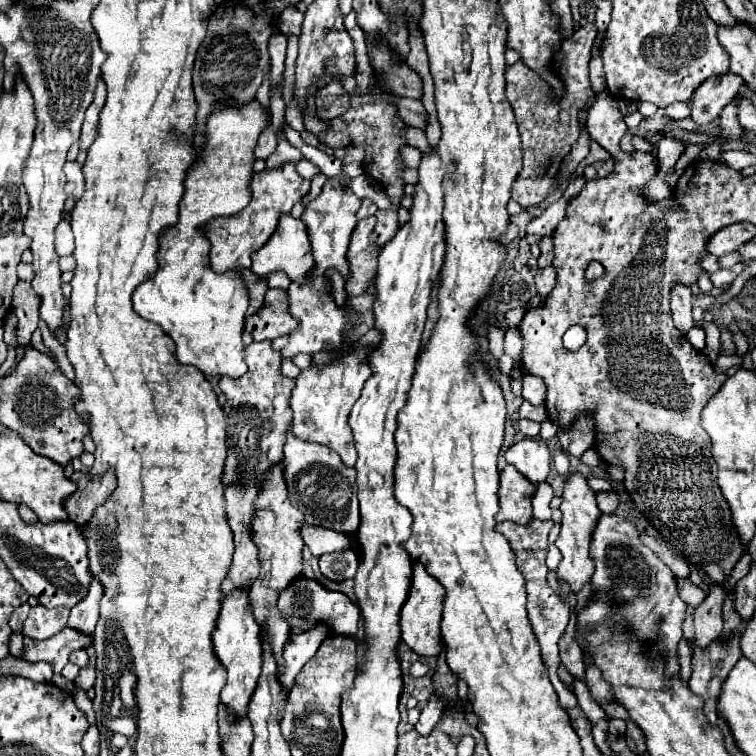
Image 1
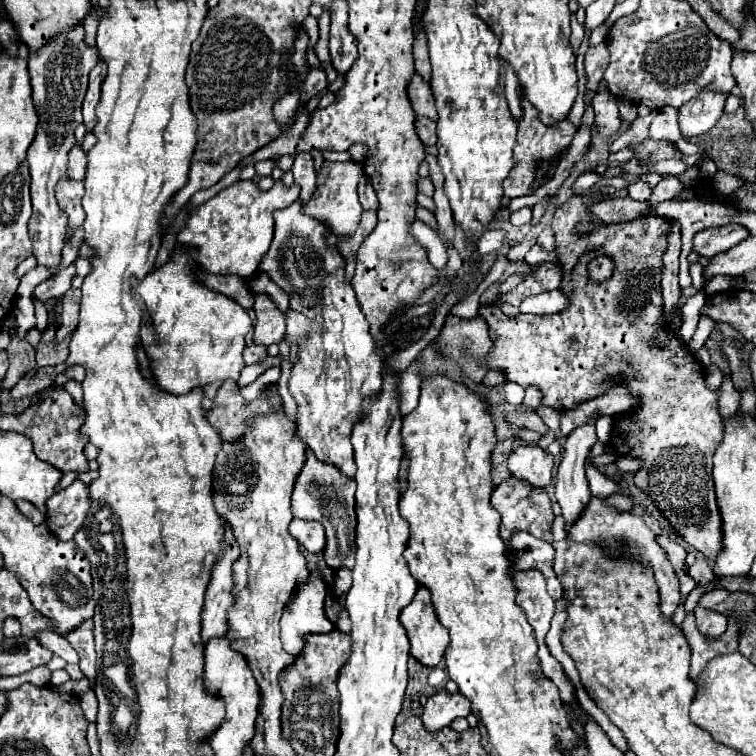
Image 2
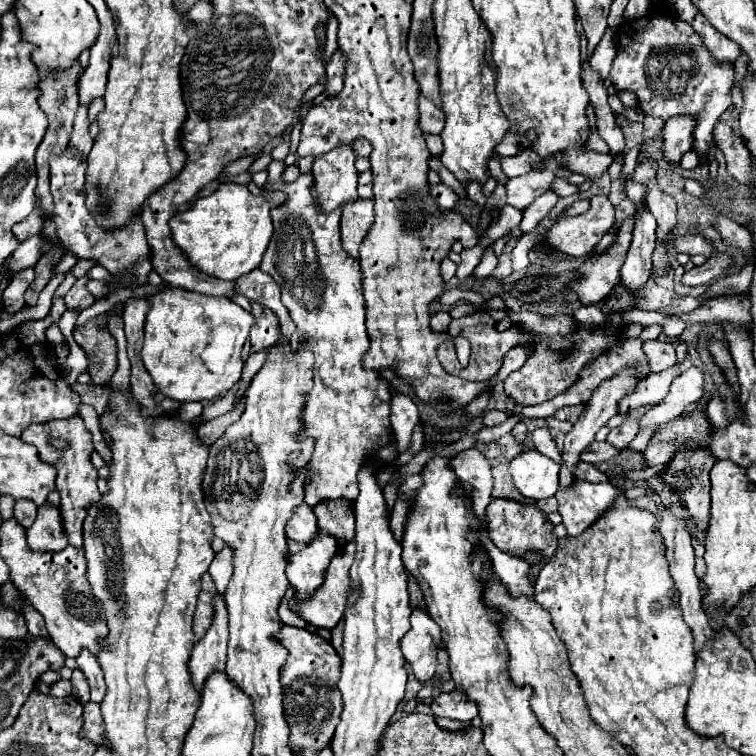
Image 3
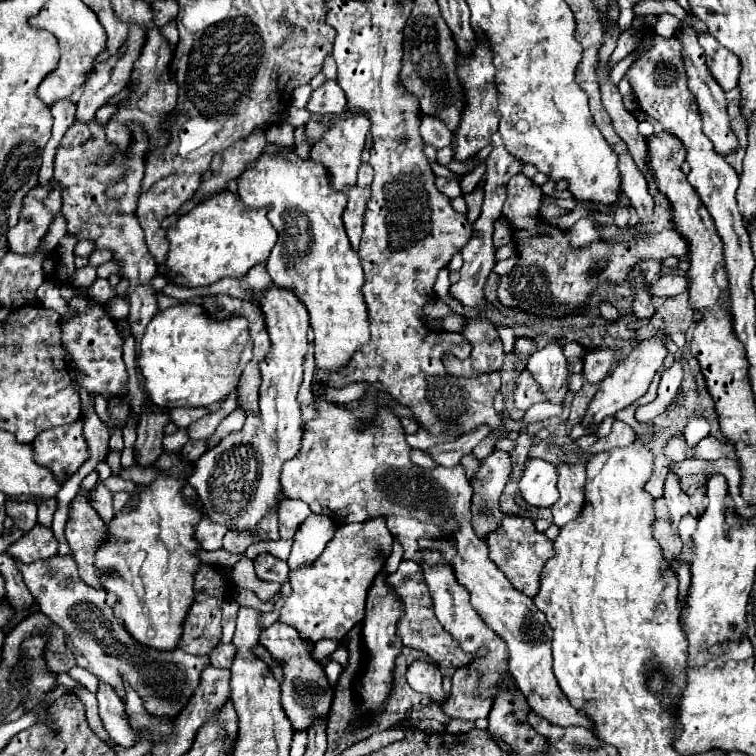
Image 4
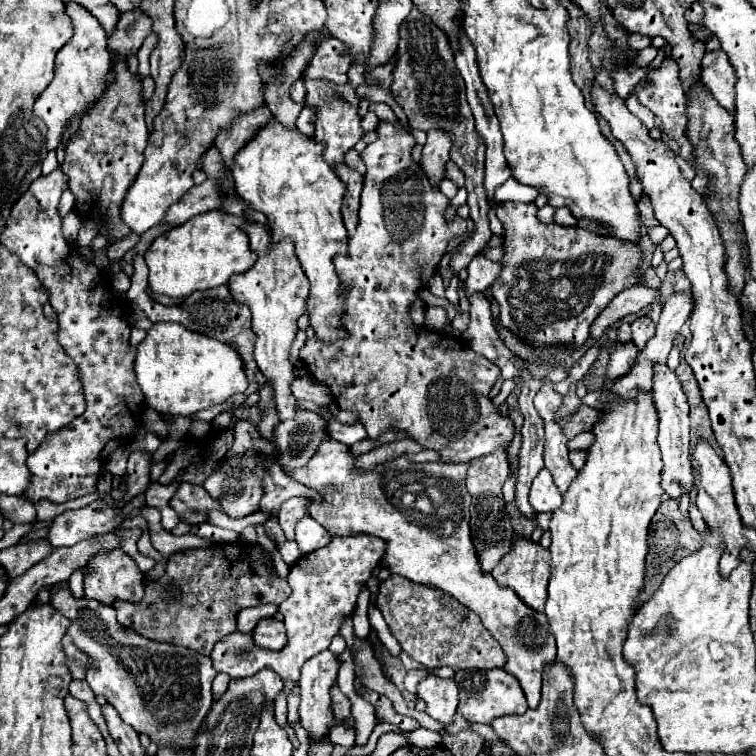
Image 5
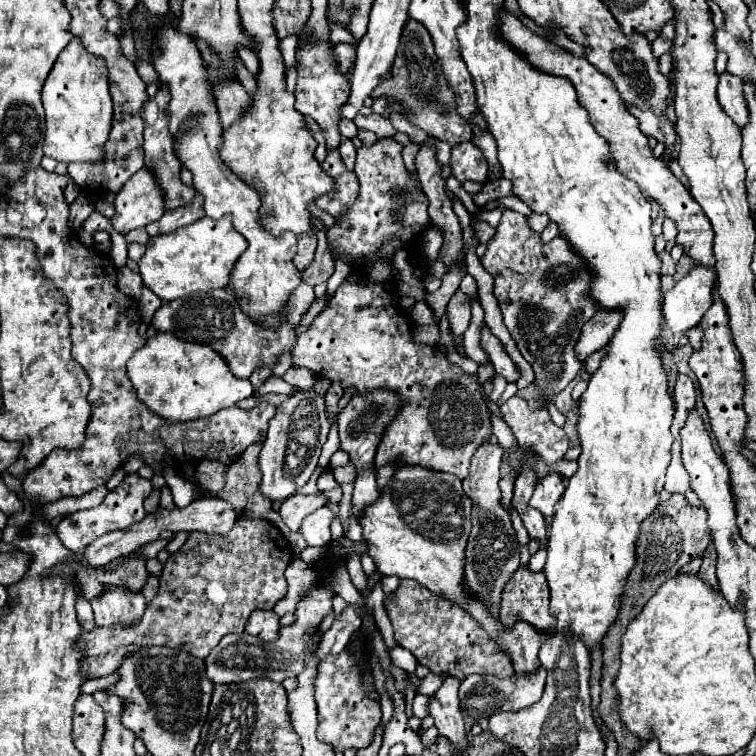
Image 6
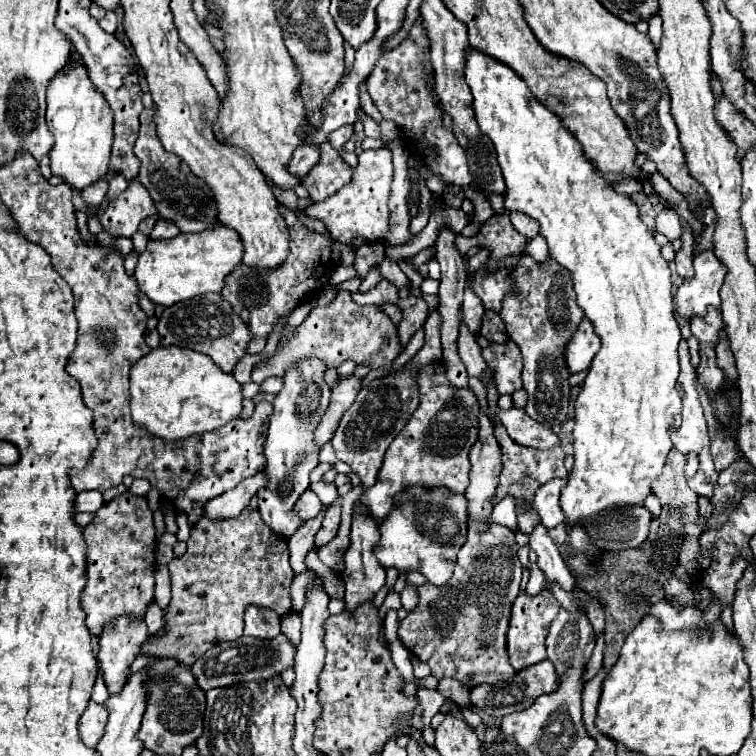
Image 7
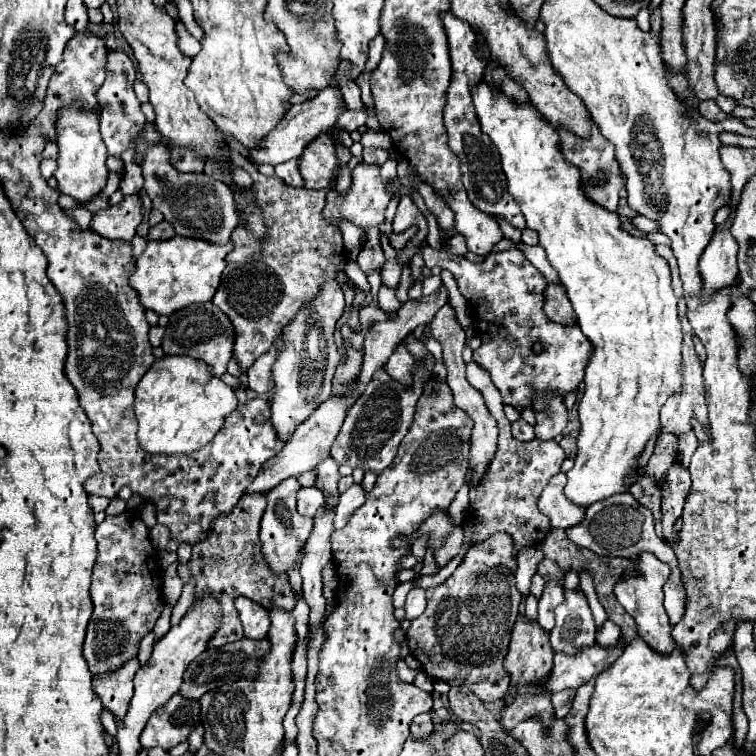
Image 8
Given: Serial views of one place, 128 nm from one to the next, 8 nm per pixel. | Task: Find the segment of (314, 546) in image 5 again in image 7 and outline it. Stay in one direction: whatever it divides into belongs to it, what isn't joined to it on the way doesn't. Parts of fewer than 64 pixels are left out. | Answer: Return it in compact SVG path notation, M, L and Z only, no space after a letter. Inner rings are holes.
M330 506L326 510L326 516L322 520L322 526L320 530L316 532L314 536L314 546L320 548L320 546L326 546L338 532L338 524L340 524L340 506Z

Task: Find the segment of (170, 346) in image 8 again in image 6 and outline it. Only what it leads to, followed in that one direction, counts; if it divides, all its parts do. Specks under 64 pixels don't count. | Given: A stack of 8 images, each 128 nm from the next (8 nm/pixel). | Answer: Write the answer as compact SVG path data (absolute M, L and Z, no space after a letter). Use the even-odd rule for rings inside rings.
M302 282L290 295L288 306L284 310L286 319L292 316L290 324L284 324L278 330L260 330L260 326L256 326L250 318L244 318L244 314L240 314L236 298L232 298L232 294L228 294L226 288L218 288L166 302L156 310L152 326L158 332L172 332L182 340L190 340L196 344L210 344L214 350L218 350L224 356L234 376L248 378L256 368L274 368L284 352L292 352L292 348L296 346L294 324L300 322L300 318L304 316L304 312L310 308L312 302L314 302L314 288Z

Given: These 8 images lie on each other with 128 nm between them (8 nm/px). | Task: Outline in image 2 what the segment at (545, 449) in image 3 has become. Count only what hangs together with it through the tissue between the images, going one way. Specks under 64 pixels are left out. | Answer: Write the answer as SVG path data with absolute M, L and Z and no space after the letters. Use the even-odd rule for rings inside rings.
M524 410L524 412L506 412L506 420L514 422L518 426L526 426L530 430L536 430L540 434L544 434L548 430L548 426L542 422L542 418L534 412L534 410Z

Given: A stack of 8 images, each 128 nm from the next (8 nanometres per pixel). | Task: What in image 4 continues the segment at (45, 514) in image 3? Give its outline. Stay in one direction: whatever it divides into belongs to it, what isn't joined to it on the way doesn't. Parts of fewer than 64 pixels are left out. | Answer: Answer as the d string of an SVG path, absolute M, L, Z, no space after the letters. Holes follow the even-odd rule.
M36 524L30 532L26 532L18 542L8 546L8 554L18 558L24 564L46 560L50 556L58 554L58 540L54 538L52 528L46 528L42 524Z

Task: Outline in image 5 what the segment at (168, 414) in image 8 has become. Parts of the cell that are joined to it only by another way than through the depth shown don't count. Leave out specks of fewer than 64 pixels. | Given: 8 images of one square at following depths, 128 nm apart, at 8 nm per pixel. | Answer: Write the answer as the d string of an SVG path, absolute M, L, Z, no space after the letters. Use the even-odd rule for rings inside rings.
M178 322L152 324L136 348L134 372L146 404L172 416L194 416L198 410L222 404L232 394L242 394L248 388L244 360L236 346L196 334Z

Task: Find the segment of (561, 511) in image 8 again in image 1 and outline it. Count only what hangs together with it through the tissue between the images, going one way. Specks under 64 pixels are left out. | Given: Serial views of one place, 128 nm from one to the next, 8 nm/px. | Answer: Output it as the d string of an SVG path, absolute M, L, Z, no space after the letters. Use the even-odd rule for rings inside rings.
M522 438L504 452L504 458L534 484L550 472L550 450L542 438Z

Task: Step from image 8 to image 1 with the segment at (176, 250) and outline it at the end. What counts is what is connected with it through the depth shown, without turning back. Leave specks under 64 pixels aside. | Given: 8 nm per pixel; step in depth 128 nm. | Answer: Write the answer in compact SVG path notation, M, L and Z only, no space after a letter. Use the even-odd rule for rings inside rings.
M284 162L276 168L256 172L252 178L250 190L252 190L252 200L242 212L238 212L236 216L210 220L204 228L204 234L212 246L210 264L212 264L214 272L226 272L232 268L250 268L250 254L268 242L268 238L274 234L274 230L278 226L280 216L290 214L292 206L304 194L310 192L310 182L304 180L294 170L292 162Z

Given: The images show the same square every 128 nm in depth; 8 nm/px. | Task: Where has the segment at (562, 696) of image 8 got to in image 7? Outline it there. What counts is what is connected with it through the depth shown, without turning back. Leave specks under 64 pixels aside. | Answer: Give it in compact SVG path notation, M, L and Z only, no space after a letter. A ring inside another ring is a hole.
M602 633L600 636L597 636L592 656L590 660L588 660L588 664L586 664L586 672L584 672L584 676L582 676L582 682L586 683L600 671L603 664L604 644L604 633Z

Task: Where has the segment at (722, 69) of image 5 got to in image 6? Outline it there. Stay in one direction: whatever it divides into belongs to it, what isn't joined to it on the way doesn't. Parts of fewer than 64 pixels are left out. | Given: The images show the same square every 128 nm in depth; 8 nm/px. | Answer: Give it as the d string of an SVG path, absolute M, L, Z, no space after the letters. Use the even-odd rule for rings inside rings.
M730 72L718 74L718 102L738 126L744 126L744 122L748 122L748 110L744 106L744 94L740 90L738 76Z

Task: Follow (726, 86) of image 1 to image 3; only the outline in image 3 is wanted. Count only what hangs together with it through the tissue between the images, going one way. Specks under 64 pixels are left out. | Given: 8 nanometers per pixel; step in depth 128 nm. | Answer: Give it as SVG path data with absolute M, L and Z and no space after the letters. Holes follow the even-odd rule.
M672 116L666 120L662 152L668 162L680 162L682 154L692 148L694 128L696 116Z

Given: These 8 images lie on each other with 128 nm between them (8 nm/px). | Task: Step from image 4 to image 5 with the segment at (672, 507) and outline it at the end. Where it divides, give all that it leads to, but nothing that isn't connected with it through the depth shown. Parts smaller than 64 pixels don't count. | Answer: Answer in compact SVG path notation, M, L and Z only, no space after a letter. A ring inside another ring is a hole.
M664 364L656 366L652 392L654 392L656 408L658 408L658 414L660 414L658 416L660 418L660 424L658 424L658 446L662 450L662 462L664 462L662 488L664 488L664 492L672 500L680 502L682 492L692 486L692 464L690 464L690 452L688 452L688 442L690 442L690 438L688 438L688 434L690 434L690 418L688 418L688 412L690 412L690 406L688 406L686 394L682 390L678 378Z

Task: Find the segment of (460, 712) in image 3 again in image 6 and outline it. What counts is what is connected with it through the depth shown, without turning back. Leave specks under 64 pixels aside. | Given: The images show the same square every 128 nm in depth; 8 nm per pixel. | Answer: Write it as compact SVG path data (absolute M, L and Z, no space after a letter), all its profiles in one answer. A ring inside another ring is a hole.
M540 668L536 674L524 676L522 684L520 684L520 676L496 678L496 676L472 674L460 682L460 708L466 710L474 720L488 718L494 712L520 712L540 700L542 690L544 690L544 682L546 682L544 668Z

